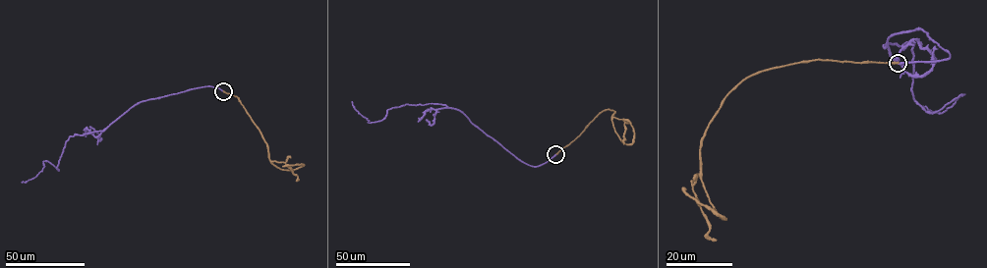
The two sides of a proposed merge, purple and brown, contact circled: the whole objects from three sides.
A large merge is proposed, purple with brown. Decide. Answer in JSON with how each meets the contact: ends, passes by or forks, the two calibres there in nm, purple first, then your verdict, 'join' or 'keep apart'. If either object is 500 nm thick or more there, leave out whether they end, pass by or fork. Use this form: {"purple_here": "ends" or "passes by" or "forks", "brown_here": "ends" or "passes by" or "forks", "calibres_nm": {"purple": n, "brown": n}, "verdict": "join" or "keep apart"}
{"purple_here": "ends", "brown_here": "ends", "calibres_nm": {"purple": 240, "brown": 400}, "verdict": "keep apart"}

